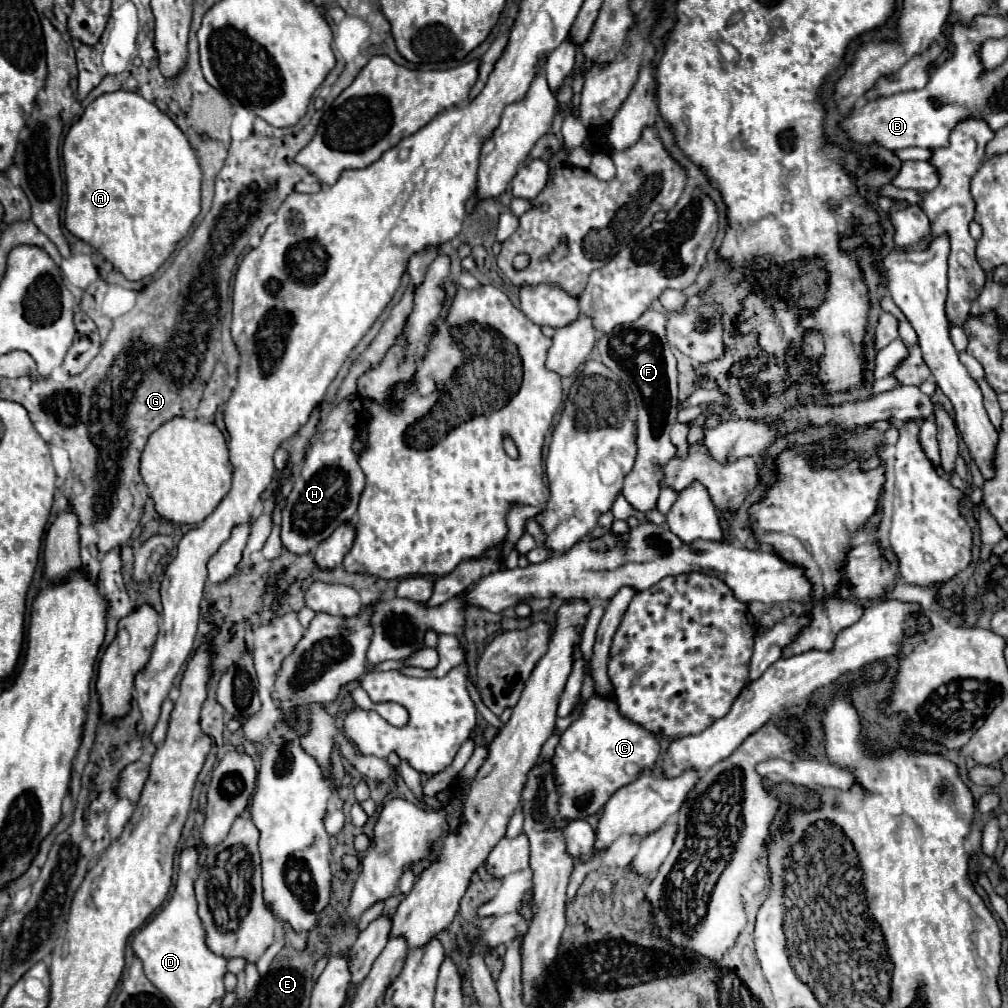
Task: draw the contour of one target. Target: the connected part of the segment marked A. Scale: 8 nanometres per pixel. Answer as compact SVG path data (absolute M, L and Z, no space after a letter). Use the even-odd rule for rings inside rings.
M133 91L105 93L87 105L65 135L63 163L67 183L67 231L97 249L129 281L153 275L169 259L177 241L189 233L199 215L201 167L193 147L165 113Z

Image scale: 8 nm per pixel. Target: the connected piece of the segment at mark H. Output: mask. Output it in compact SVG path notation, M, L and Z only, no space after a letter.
M349 395L337 403L319 425L319 437L307 451L301 473L293 483L291 495L287 497L287 507L283 509L281 541L291 553L311 553L313 547L325 541L341 523L349 523L357 513L359 497L365 487L365 475L353 449L359 431L359 411L359 397Z

